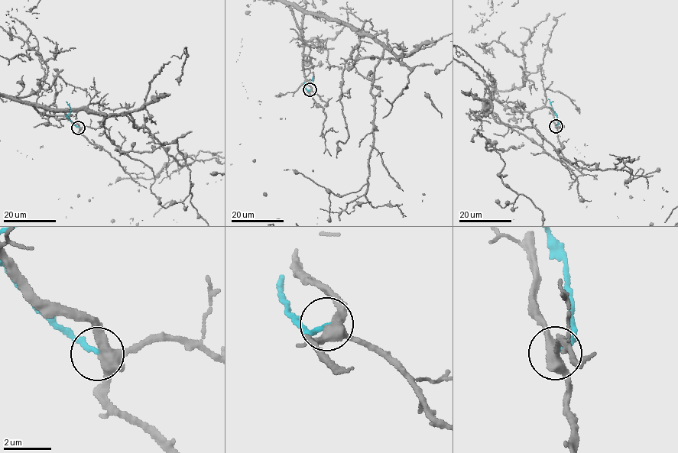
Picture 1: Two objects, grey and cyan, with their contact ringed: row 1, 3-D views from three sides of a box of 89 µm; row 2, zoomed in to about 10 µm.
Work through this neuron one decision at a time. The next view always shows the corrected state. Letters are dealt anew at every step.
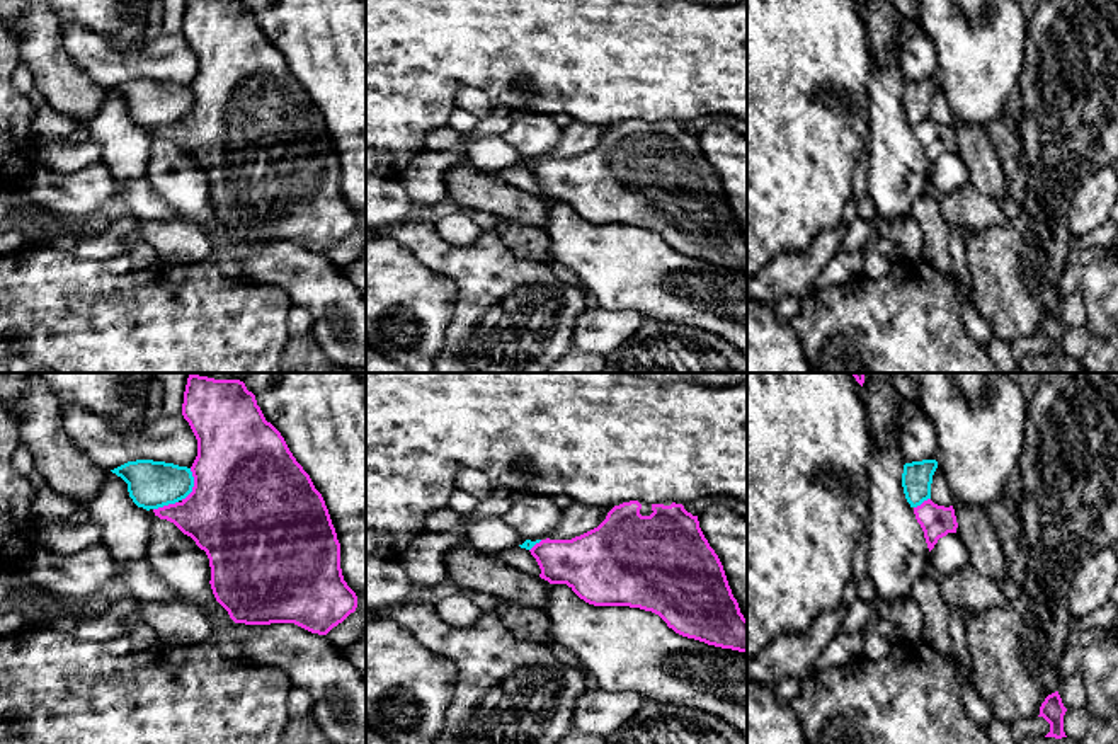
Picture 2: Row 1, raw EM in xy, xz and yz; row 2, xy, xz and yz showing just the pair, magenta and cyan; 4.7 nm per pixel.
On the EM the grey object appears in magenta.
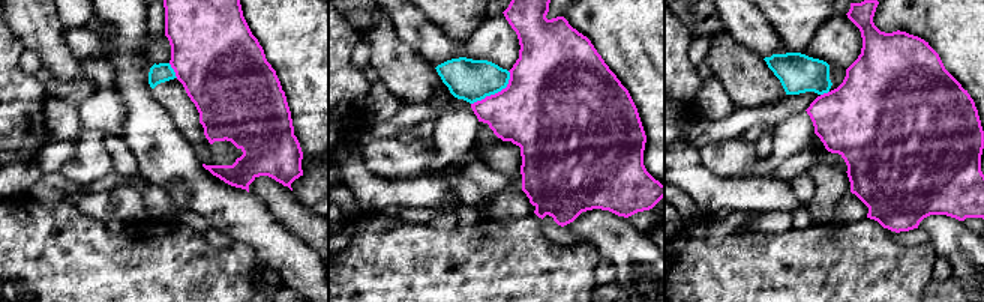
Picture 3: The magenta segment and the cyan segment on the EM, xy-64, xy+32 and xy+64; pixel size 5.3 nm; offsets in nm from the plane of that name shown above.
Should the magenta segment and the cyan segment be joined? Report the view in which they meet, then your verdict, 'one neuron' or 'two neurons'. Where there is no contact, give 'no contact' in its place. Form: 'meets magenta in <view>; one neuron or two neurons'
meets magenta in xy; two neurons

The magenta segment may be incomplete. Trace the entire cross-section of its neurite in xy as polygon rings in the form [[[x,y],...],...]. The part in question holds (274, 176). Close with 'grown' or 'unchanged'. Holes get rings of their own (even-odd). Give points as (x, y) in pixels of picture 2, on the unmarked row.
[[[187,0],[182,34],[197,58],[191,85],[192,111],[180,121],[153,128],[174,141],[206,170],[211,208],[235,242],[294,242],[311,252],[327,254],[357,226],[357,215],[340,187],[340,162],[322,112],[296,80],[281,51],[265,39],[255,14],[243,0]]]; unchanged

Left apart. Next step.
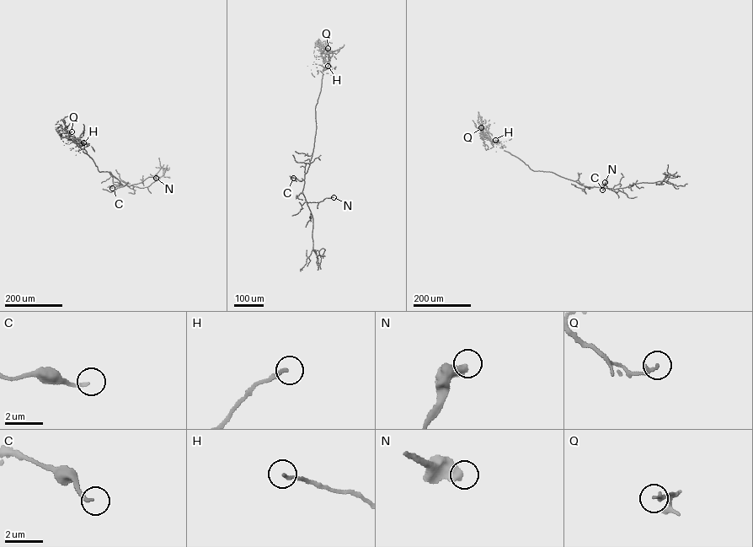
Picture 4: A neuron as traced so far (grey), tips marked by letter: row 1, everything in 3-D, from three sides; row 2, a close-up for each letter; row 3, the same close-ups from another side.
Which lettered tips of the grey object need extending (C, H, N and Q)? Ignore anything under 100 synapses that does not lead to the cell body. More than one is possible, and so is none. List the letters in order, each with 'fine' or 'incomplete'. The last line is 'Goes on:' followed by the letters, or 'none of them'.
C: fine
H: fine
N: fine
Q: fine
Goes on: none of them

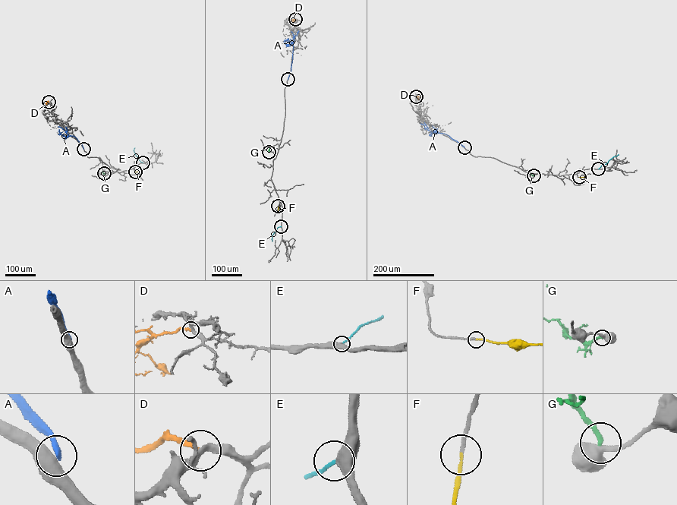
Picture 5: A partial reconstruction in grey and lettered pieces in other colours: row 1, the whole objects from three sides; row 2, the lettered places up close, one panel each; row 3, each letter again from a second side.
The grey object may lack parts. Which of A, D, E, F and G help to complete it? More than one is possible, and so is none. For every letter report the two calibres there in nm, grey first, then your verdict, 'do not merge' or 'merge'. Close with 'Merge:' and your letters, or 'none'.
A: calibres 600 and 320 nm; do not merge
D: calibres 300 and 240 nm; do not merge
E: calibres 420 and 140 nm; merge
F: calibres 200 and 140 nm; merge
G: calibres 480 and 200 nm; do not merge
Merge: E, F

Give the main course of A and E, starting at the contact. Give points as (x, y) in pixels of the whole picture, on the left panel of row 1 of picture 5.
A: (83, 149), (76, 137), (68, 136), (58, 126)
E: (143, 162), (136, 156), (134, 148)

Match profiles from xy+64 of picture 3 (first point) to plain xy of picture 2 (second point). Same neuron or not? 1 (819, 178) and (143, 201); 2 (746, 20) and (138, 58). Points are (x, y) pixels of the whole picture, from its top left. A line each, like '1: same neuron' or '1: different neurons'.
1: same neuron
2: same neuron

